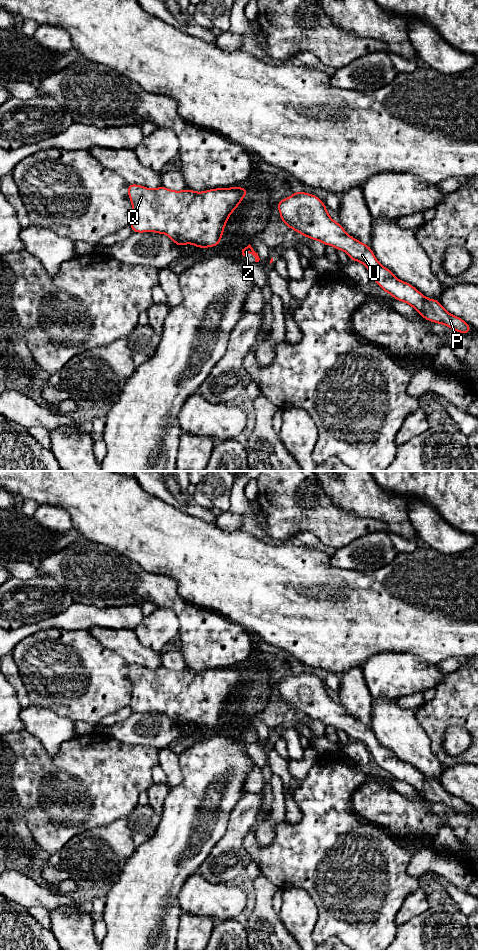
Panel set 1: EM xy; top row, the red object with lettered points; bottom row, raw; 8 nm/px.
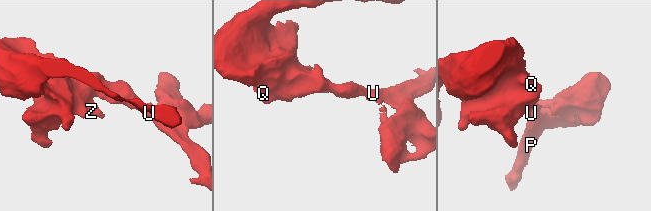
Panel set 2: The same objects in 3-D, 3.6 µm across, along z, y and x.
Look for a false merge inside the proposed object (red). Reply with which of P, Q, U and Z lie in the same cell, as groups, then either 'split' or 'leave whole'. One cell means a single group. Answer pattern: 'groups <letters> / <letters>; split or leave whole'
groups P Q U Z; leave whole

